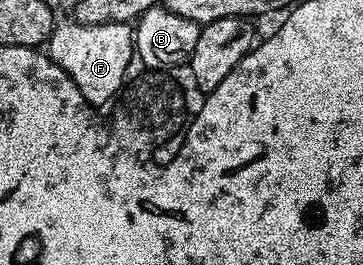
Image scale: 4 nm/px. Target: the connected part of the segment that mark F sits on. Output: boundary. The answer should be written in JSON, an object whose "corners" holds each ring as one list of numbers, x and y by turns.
{"corners":[[67,18,54,25,47,43,49,58,71,76,80,94,94,107,109,100,111,102,121,92,127,80,127,68,131,60,134,61,135,51,134,27,125,22,83,25,82,22]]}

